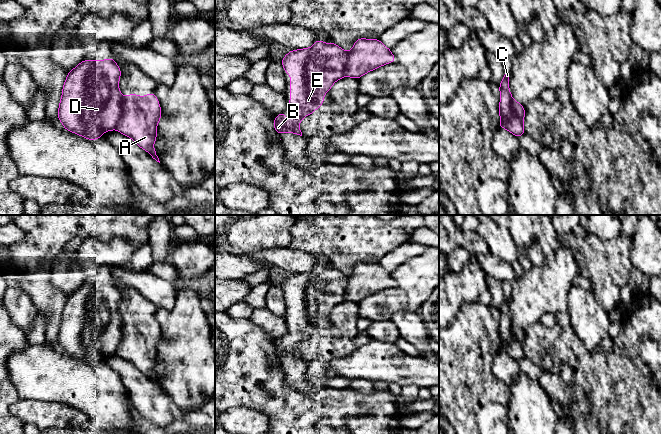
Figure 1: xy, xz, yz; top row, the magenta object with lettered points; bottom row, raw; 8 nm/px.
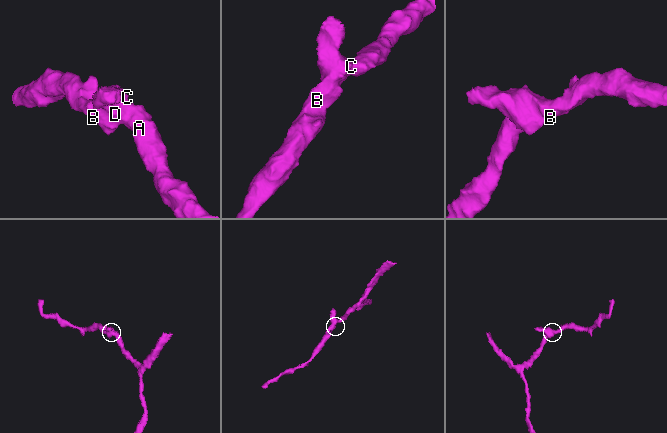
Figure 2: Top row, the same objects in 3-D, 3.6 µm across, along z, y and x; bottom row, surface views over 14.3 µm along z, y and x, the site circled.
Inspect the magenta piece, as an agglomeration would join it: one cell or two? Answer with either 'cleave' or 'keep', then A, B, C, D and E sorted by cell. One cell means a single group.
cleave; groups A / B C D E

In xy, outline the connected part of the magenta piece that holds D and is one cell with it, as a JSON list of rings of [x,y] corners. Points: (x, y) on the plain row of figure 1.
[[[112,282],[104,284],[95,283],[92,285],[83,284],[68,296],[62,312],[62,319],[58,332],[58,344],[62,347],[64,353],[91,365],[103,361],[106,355],[115,354],[123,337],[122,319],[119,313],[120,301],[120,291]]]

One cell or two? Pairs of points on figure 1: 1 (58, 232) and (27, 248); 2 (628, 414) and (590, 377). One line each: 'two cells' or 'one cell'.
1: one cell
2: one cell

